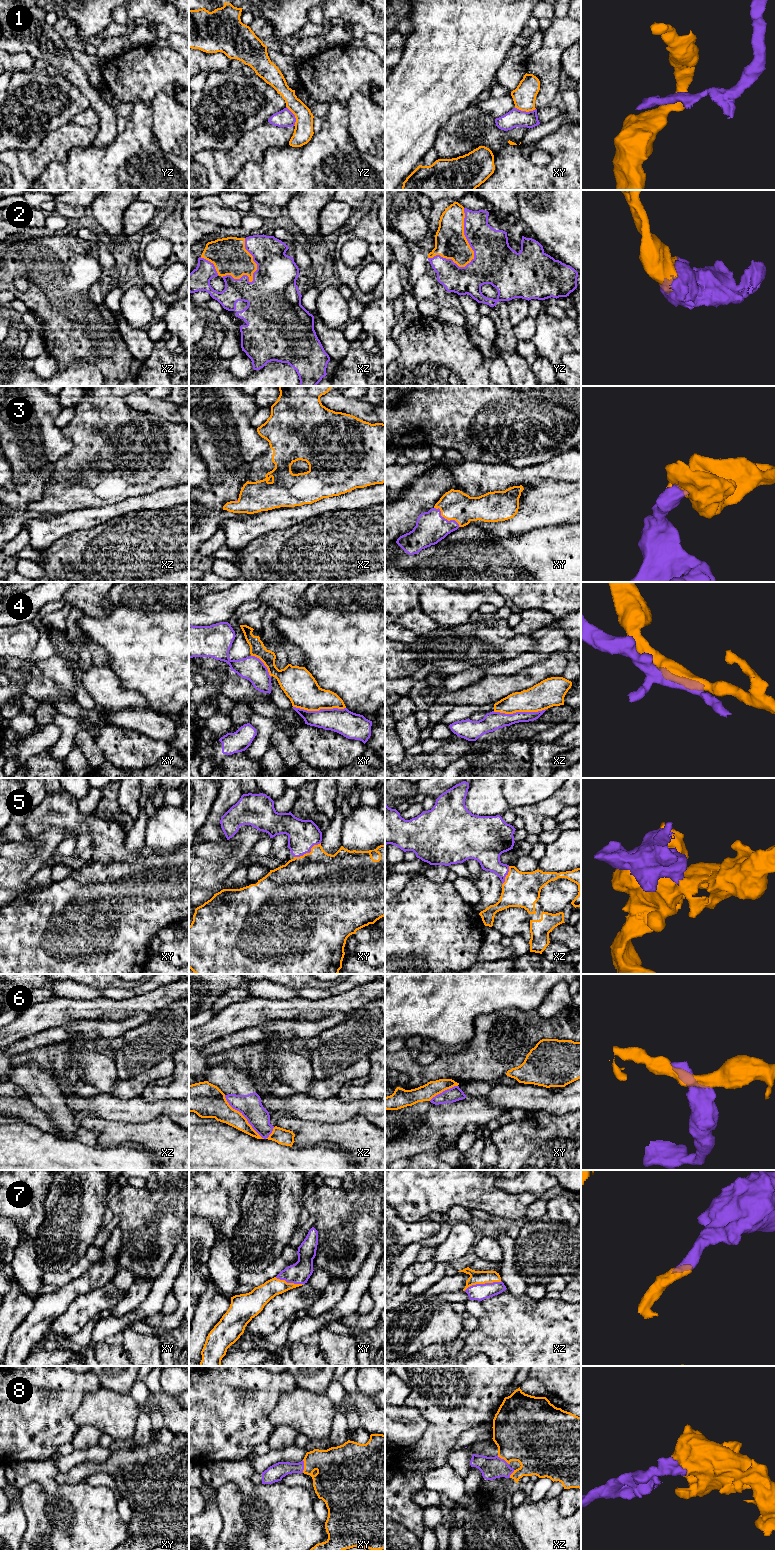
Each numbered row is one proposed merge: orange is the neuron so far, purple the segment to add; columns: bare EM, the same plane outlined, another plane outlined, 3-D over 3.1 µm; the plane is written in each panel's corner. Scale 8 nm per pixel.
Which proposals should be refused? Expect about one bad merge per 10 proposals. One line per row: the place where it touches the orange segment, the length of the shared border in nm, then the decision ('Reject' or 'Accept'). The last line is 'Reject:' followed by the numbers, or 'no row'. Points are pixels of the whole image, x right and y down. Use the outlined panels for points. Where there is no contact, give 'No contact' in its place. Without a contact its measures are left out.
1: Touches orange at xy (525, 110). Shared border 170 nm. Reject
2: Touches orange at yz (473, 256). Shared border 500 nm. Accept
3: Touches orange at xy (445, 518). Shared border 260 nm. Accept
4: Touches orange at xz (519, 711). Shared border 440 nm. Reject
5: Touches orange at xy (308, 853). Shared border 240 nm. Accept
6: Touches orange at xz (246, 1119). Shared border 500 nm. Reject
7: Touches orange at xz (482, 1283). Shared border 320 nm. Accept
8: Touches orange at xy (304, 1466). Shared border 100 nm. Accept
Reject: 1, 4, 6

